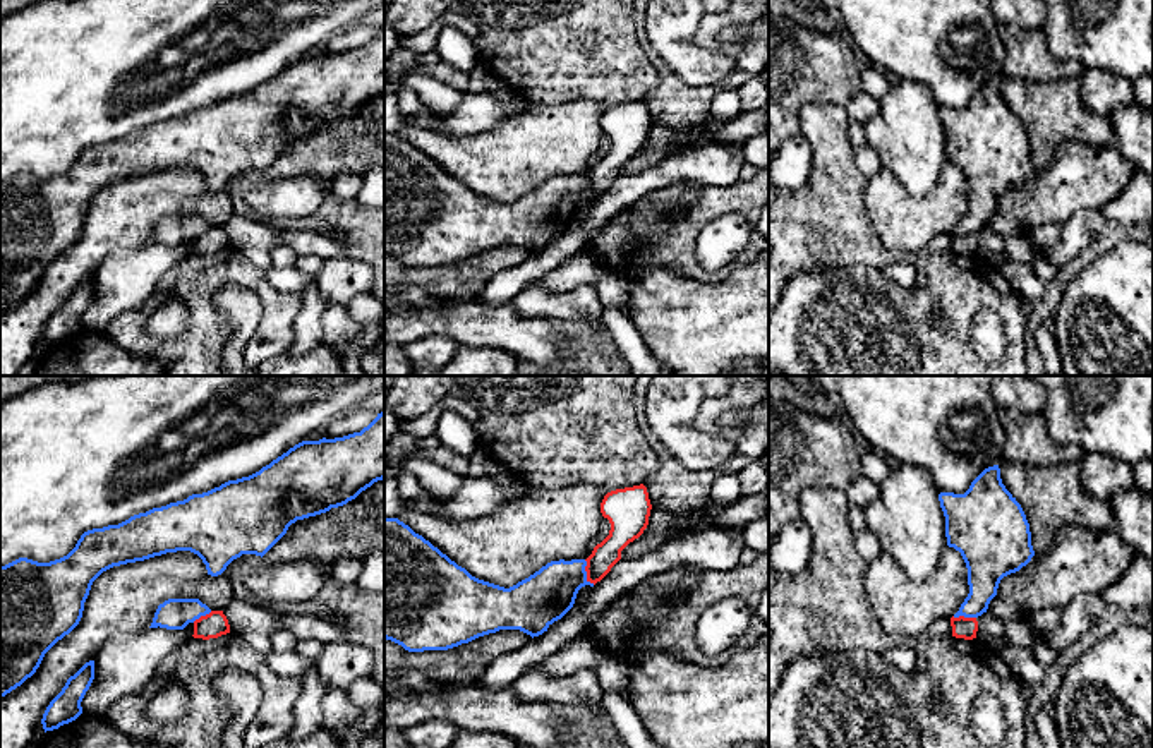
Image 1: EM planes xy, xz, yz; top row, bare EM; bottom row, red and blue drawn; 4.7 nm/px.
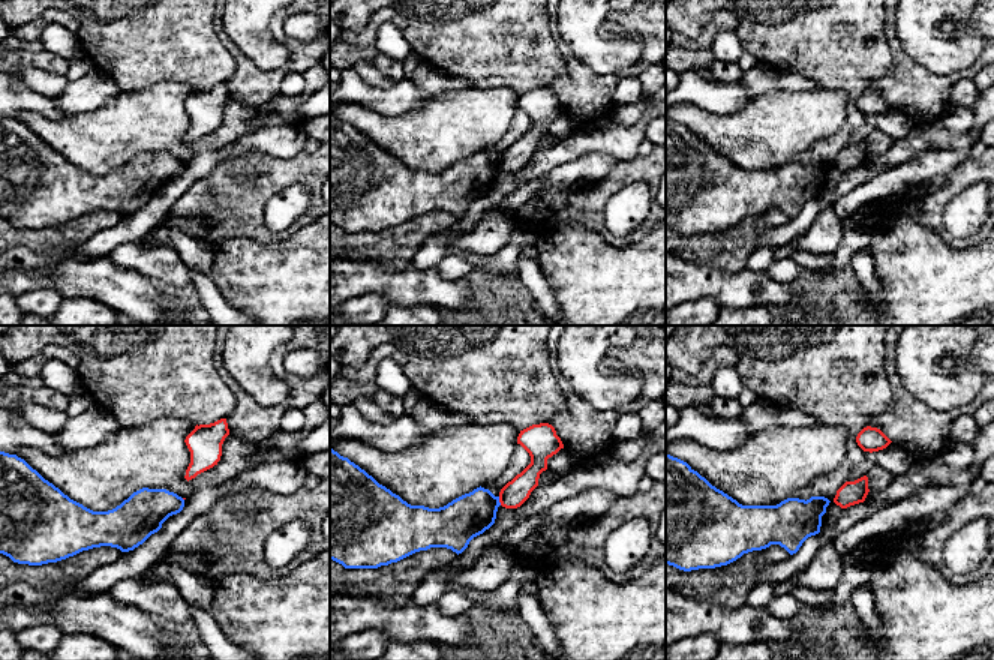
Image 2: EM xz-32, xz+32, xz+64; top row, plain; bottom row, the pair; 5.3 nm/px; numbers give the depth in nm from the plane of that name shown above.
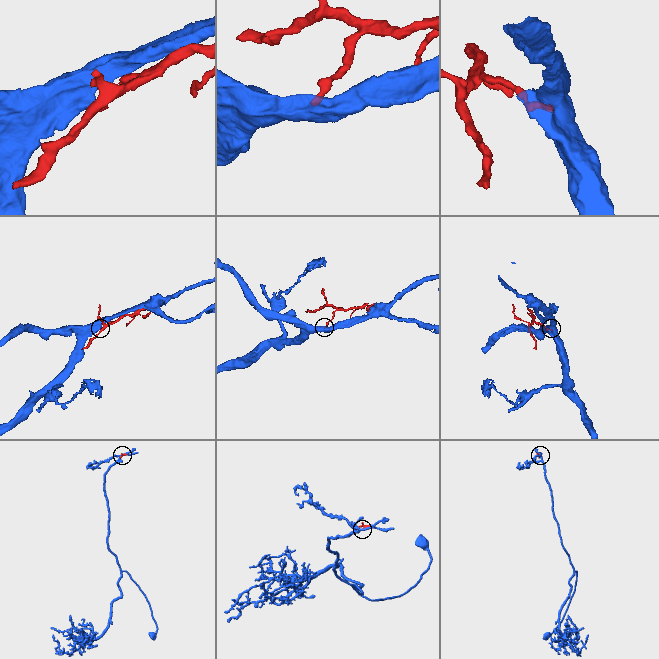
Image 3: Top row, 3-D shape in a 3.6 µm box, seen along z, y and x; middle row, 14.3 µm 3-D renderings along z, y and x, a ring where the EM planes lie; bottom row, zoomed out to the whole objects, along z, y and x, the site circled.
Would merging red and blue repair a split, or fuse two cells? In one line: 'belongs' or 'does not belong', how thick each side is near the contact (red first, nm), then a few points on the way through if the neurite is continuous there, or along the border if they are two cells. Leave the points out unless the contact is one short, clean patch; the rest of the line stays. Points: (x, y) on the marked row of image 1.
does not belong; calibres 120 and 240 nm; border xz (584, 560), (587, 579), (594, 584)

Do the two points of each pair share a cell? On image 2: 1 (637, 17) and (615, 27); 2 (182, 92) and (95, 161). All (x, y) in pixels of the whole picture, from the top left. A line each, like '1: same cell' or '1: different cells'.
1: same cell
2: same cell

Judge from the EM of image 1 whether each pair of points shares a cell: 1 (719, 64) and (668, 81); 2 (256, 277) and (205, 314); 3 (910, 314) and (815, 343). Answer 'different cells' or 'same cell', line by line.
1: different cells
2: same cell
3: same cell

